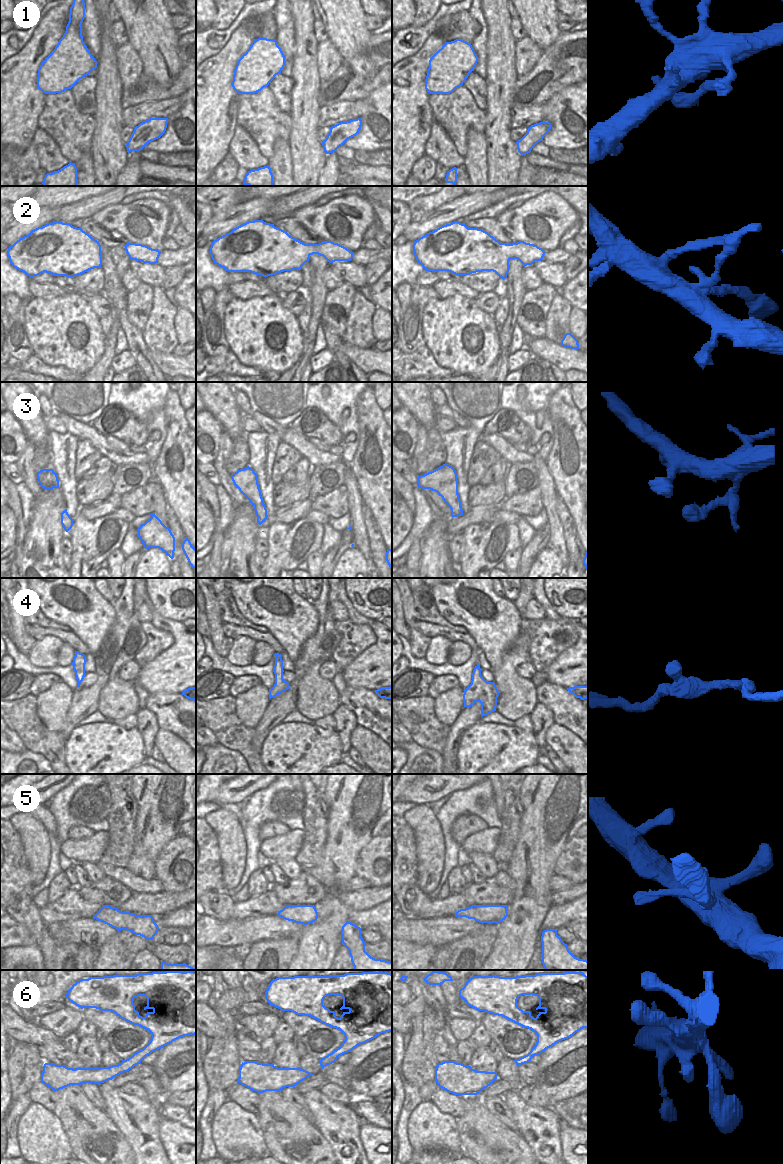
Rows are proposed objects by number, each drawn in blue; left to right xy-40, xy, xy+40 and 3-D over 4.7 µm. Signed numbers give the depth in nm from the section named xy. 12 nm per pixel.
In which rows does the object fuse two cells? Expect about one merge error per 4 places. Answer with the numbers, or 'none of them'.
none of them

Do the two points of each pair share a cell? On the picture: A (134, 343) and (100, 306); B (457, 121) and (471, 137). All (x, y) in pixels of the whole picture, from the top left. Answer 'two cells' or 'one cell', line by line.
A: two cells
B: two cells

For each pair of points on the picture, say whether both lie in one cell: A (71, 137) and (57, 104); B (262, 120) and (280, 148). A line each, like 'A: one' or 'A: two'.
A: one
B: two

